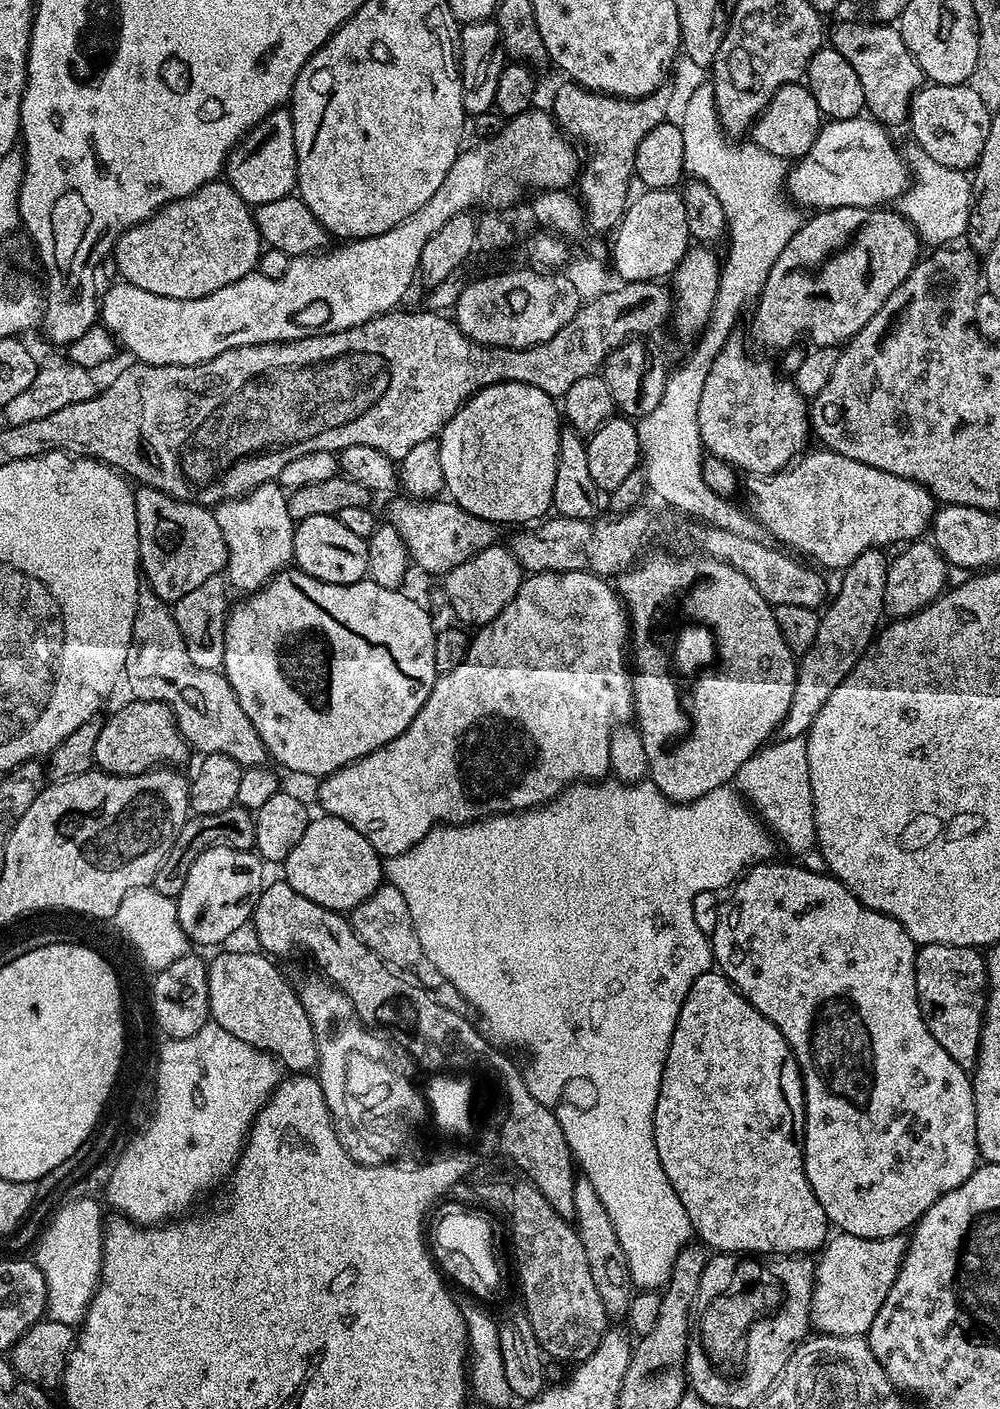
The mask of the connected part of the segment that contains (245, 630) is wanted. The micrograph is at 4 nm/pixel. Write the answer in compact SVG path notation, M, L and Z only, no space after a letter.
M292 566L282 571L259 591L247 595L241 604L233 603L228 613L226 630L226 650L224 651L223 673L230 682L234 694L238 694L238 702L242 710L246 710L246 718L254 722L254 730L258 730L258 738L262 738L264 748L269 757L281 769L289 768L292 772L301 772L304 776L323 778L342 766L353 764L358 758L386 746L394 738L398 738L414 722L414 714L422 710L426 698L430 698L430 690L438 675L434 666L434 638L437 625L432 625L428 612L416 600L411 600L404 590L378 586L370 579L362 579L353 584L331 584L318 578L310 578L310 574Z

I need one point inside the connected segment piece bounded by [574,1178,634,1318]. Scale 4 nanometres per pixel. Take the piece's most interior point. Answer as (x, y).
(604, 1254)

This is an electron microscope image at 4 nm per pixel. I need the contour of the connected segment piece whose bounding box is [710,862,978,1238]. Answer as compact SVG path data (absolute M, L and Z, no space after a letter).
M776 863L752 864L731 889L731 892L733 891L733 900L729 902L728 909L724 912L724 917L717 922L716 933L713 931L710 936L712 941L712 958L715 967L767 1020L774 1022L774 1026L778 1026L778 1030L786 1038L786 1042L798 1062L800 1077L804 1083L804 1138L802 1141L804 1145L804 1169L806 1170L806 1178L814 1190L814 1198L818 1198L822 1210L828 1216L829 1225L836 1227L837 1224L837 1229L840 1232L849 1232L858 1238L890 1238L891 1236L907 1233L922 1218L922 1214L926 1214L926 1210L930 1210L930 1206L934 1206L934 1202L938 1202L938 1198L942 1198L942 1194L950 1194L950 1190L962 1186L962 1182L966 1182L966 1178L970 1178L970 1174L976 1171L978 1167L976 1111L974 1110L972 1077L962 1066L958 1066L958 1062L954 1062L954 1058L950 1058L950 1054L946 1054L946 1050L942 1050L942 1046L938 1046L938 1042L934 1039L934 1034L930 1034L930 1030L922 1018L922 1010L918 1006L918 994L916 993L916 954L918 945L915 940L910 938L910 934L906 934L904 927L894 917L870 910L865 904L858 902L856 895L842 881L836 879L835 876L825 874L823 871L820 871L821 873L811 872L810 869L799 868L796 864Z

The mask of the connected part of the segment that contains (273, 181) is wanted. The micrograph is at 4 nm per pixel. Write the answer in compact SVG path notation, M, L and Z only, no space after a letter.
M287 107L276 108L273 112L266 117L262 122L258 122L249 132L242 137L232 151L228 153L228 163L226 165L226 182L238 195L246 201L249 206L258 204L265 204L266 202L278 202L278 198L286 198L296 192L296 147L294 146L294 126L292 125L292 113Z

